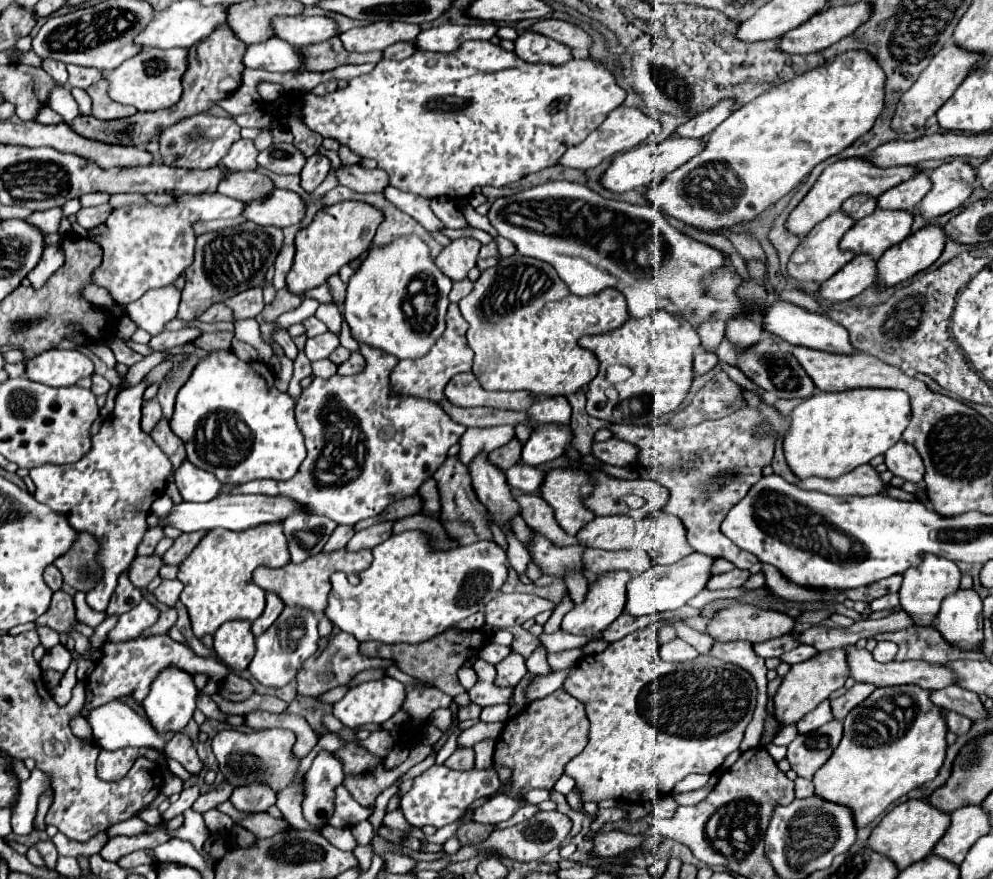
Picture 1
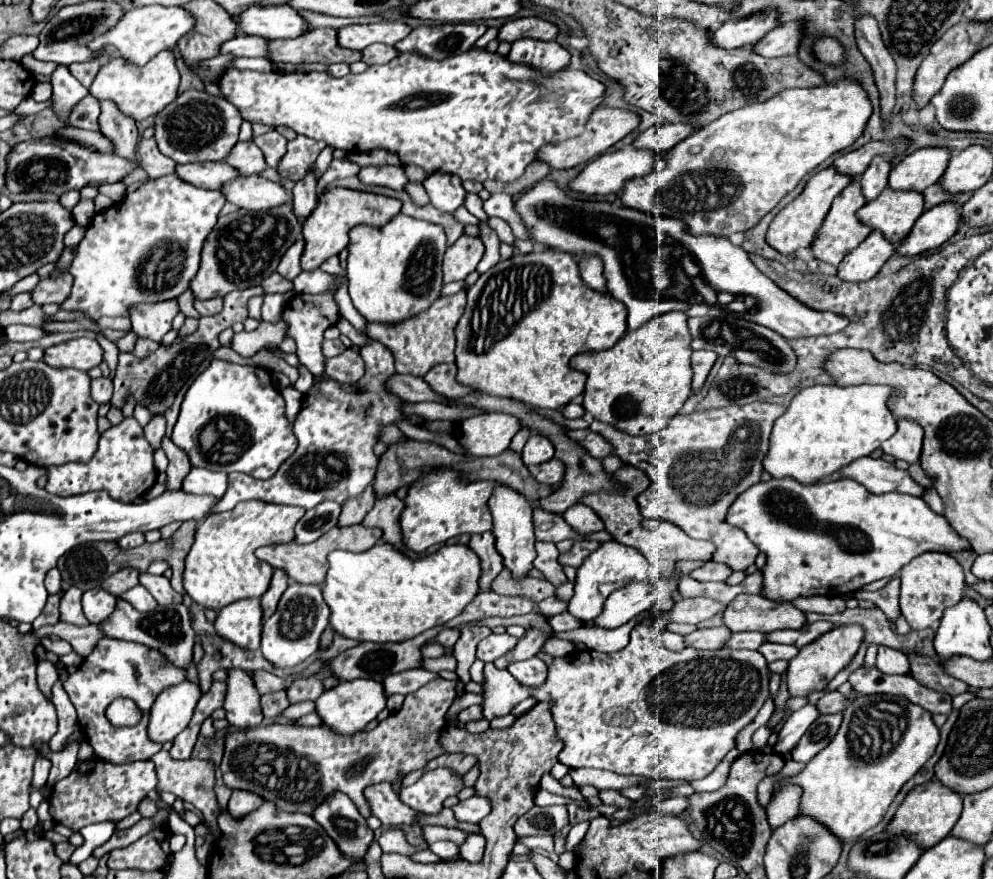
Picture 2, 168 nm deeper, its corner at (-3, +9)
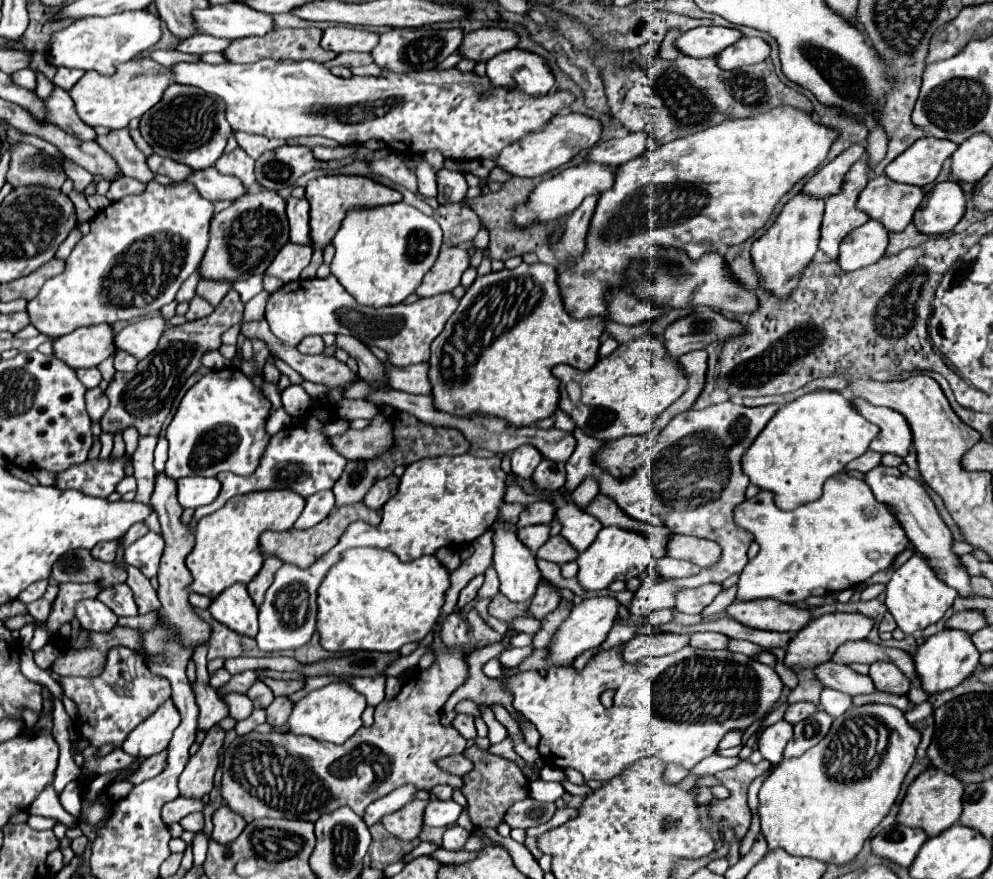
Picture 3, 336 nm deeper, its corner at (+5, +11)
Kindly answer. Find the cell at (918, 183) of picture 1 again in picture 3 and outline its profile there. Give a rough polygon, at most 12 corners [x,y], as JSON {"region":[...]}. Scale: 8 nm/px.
{"region":[[916,140],[884,174],[922,188],[936,180],[958,144]]}

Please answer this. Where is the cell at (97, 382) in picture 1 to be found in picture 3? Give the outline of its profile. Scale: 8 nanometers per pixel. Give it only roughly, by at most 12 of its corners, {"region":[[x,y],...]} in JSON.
{"region":[[86,390],[86,410],[98,422],[108,408],[106,394]]}

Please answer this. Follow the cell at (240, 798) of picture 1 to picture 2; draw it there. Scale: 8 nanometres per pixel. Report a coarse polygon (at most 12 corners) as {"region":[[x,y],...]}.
{"region":[[234,790],[228,802],[232,818],[244,818],[264,800],[252,792]]}

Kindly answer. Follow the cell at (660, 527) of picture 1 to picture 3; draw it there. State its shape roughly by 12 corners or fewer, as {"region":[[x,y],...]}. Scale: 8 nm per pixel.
{"region":[[670,534],[666,556],[706,568],[720,558],[716,542]]}

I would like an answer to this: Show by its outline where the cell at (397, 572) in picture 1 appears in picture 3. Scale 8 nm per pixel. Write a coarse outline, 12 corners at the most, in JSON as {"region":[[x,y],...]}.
{"region":[[344,550],[318,588],[330,652],[394,652],[436,626],[450,572]]}

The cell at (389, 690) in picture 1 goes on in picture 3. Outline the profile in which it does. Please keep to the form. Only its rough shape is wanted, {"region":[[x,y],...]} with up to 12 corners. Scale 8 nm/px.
{"region":[[332,682],[296,702],[286,728],[342,744],[366,698]]}

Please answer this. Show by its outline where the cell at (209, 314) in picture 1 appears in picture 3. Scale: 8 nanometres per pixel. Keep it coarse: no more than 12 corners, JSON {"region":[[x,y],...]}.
{"region":[[194,296],[186,320],[210,316],[214,312],[208,300]]}

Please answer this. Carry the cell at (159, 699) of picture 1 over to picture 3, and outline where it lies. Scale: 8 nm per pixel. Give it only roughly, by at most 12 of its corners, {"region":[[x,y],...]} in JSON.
{"region":[[168,698],[128,734],[122,750],[140,760],[168,746],[178,708]]}

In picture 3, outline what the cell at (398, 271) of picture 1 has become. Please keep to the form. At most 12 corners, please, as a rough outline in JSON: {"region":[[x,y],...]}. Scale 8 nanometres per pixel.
{"region":[[398,202],[350,210],[332,274],[362,306],[402,304],[442,248]]}

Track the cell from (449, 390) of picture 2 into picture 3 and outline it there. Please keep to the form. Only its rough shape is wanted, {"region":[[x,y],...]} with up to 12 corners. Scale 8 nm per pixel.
{"region":[[428,362],[388,366],[388,384],[408,394],[432,394]]}

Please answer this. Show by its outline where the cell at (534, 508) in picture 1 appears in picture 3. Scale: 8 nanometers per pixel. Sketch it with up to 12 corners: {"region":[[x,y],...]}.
{"region":[[534,524],[518,530],[532,554],[550,538],[550,524]]}

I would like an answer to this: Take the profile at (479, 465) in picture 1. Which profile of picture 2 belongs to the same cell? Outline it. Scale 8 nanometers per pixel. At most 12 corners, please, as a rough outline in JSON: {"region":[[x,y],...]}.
{"region":[[508,486],[490,498],[496,550],[514,580],[534,568],[532,504]]}

